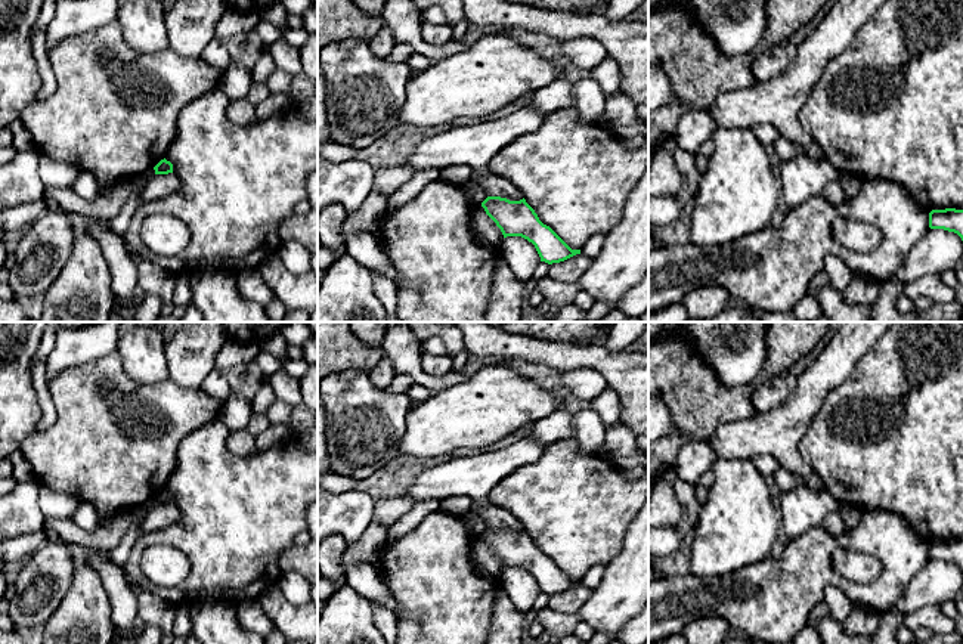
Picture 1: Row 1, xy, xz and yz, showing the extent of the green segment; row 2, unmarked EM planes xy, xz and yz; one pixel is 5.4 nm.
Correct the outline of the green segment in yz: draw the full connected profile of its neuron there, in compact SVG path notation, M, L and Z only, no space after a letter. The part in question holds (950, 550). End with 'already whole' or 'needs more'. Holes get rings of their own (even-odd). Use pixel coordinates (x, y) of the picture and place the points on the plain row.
M945 539L929 544L929 558L957 564L963 572L963 541Z; already whole

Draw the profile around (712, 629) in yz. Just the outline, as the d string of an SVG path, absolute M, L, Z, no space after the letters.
M718 616L696 619L681 631L685 644L721 644L731 632L728 622Z

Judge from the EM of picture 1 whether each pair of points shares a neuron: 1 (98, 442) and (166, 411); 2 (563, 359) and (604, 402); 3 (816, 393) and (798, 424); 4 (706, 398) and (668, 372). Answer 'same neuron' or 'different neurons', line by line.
1: same neuron
2: different neurons
3: same neuron
4: same neuron

